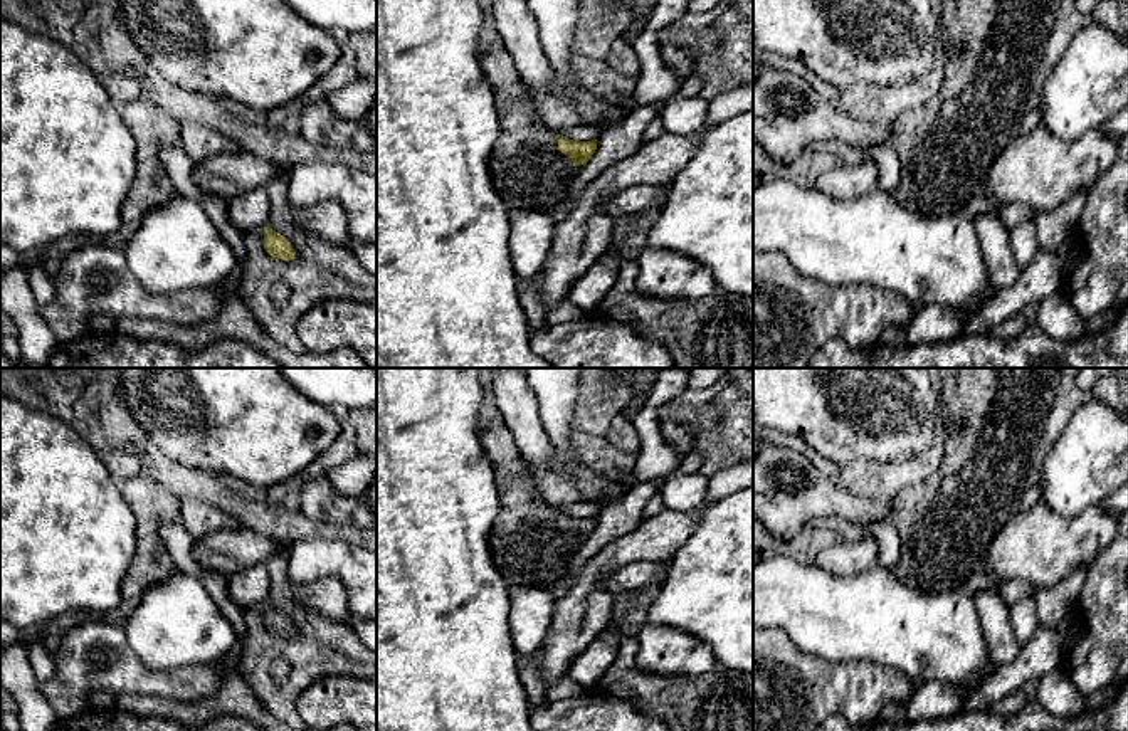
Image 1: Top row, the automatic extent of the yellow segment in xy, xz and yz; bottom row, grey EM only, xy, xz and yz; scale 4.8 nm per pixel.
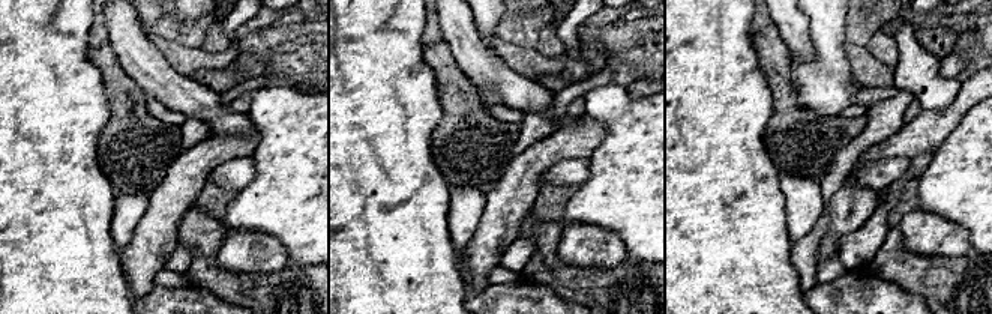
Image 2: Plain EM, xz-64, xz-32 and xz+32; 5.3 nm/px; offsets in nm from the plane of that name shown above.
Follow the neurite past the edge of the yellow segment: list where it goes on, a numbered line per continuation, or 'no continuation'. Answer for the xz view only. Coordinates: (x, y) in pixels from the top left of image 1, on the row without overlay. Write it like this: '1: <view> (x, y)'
1: xz (528, 546)

